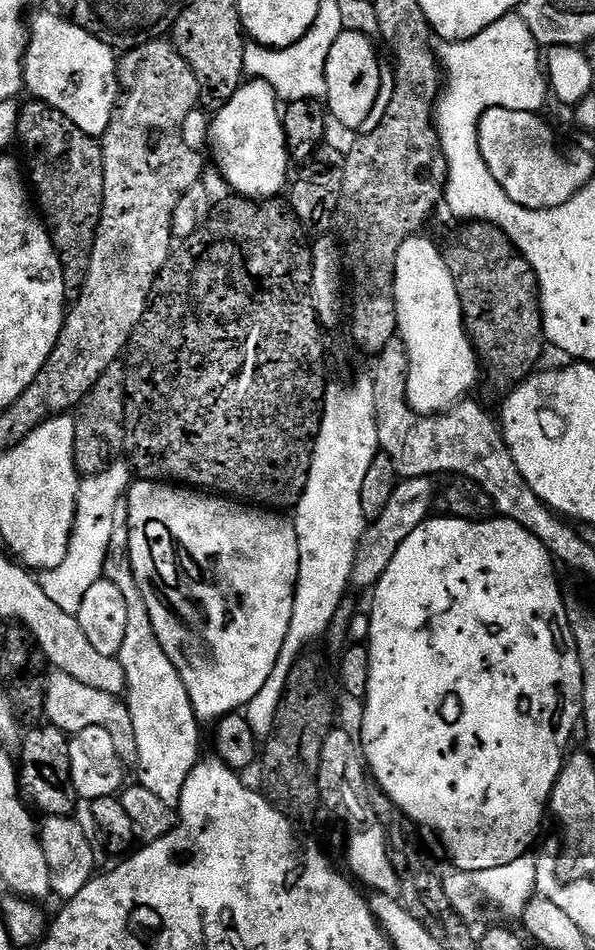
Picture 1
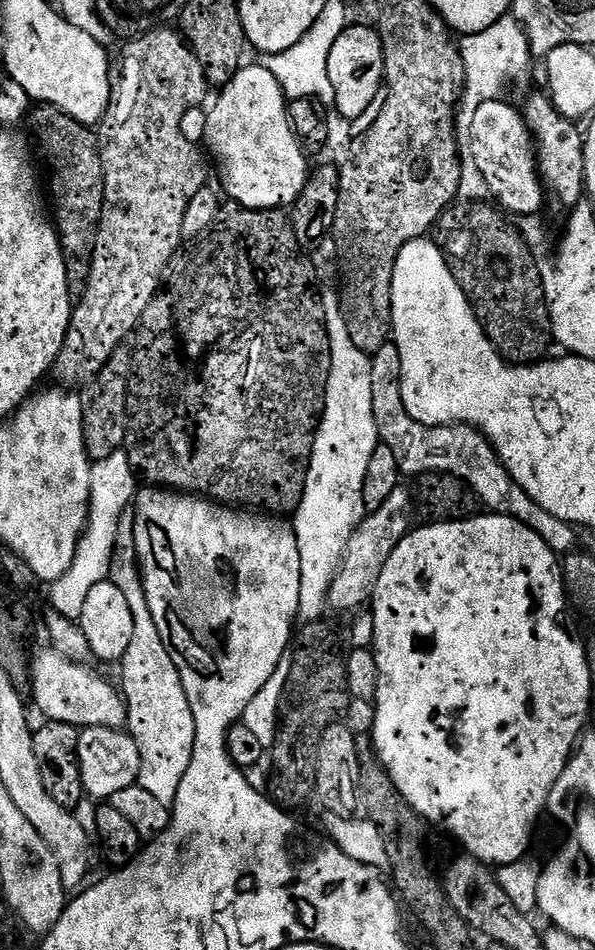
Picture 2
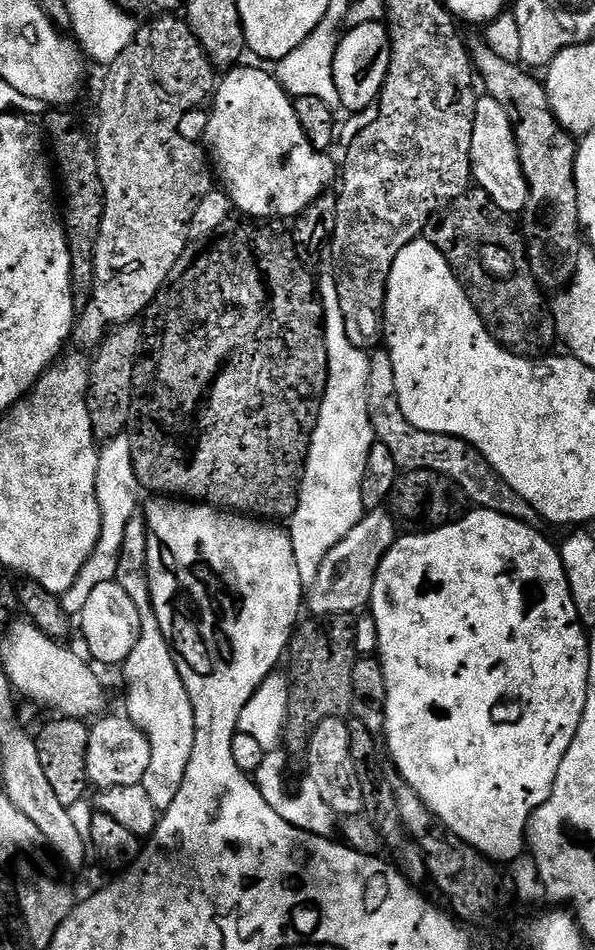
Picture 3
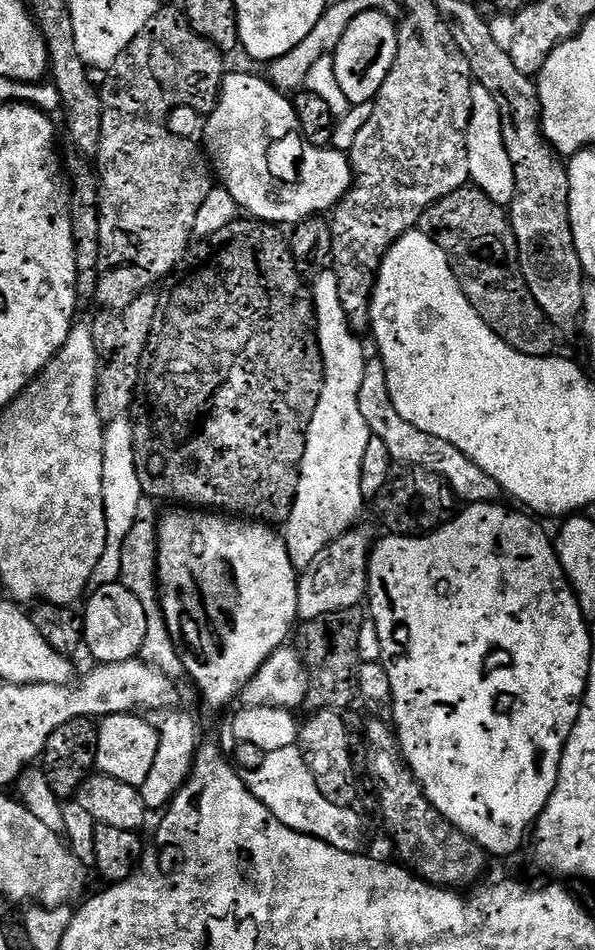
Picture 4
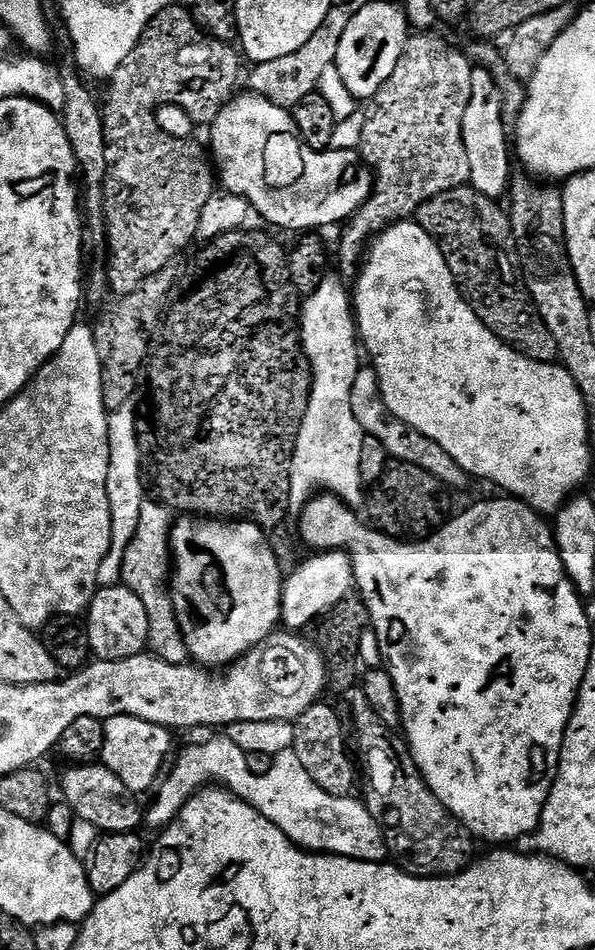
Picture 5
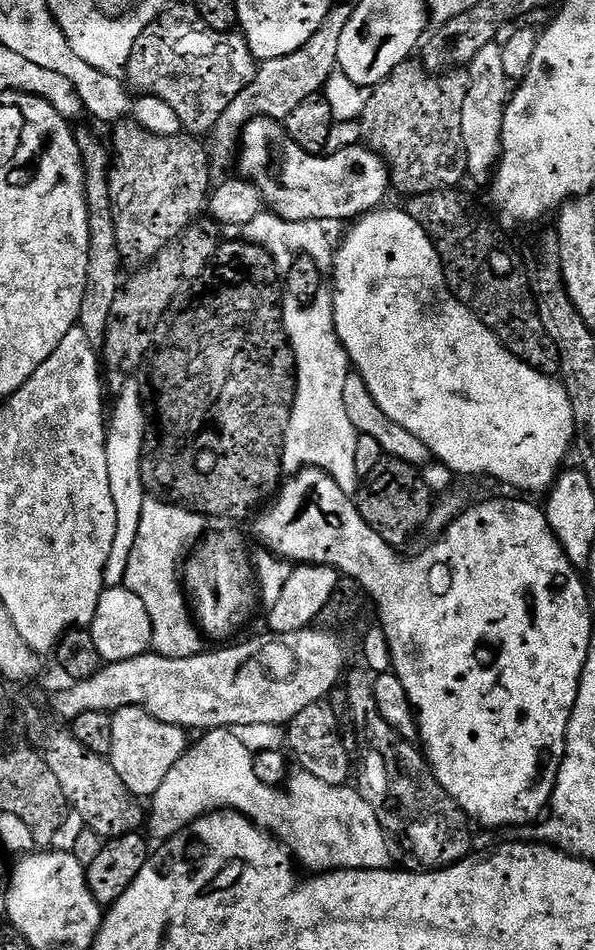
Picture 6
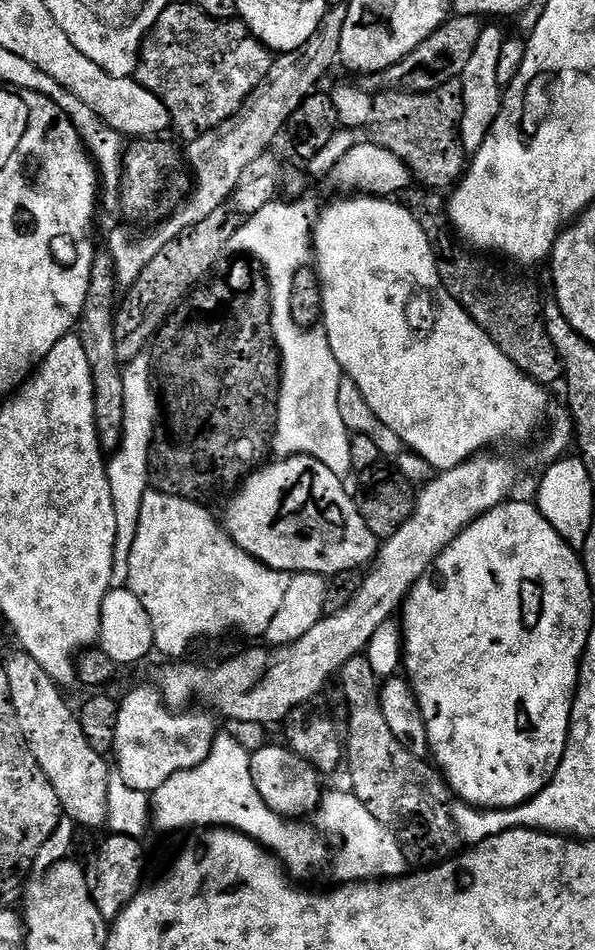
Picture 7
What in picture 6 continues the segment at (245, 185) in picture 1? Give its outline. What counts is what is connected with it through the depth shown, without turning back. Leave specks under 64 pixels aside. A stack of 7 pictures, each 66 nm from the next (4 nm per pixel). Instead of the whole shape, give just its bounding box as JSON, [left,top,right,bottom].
[238,116,390,221]

